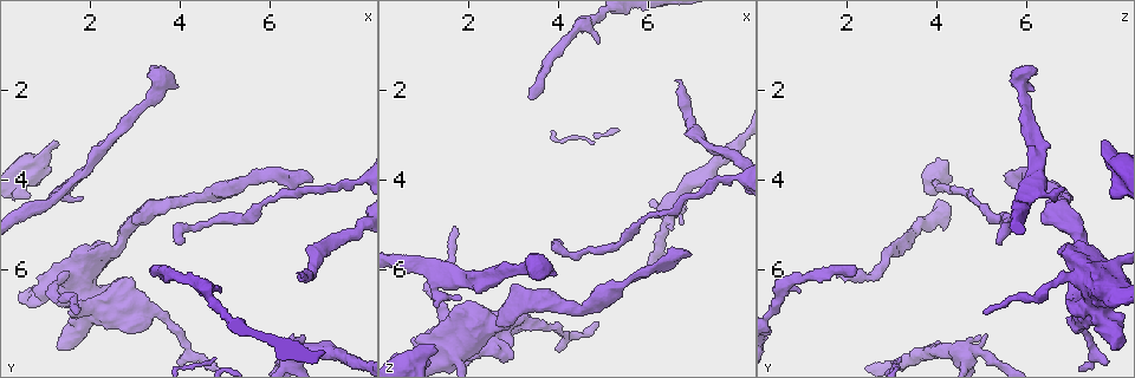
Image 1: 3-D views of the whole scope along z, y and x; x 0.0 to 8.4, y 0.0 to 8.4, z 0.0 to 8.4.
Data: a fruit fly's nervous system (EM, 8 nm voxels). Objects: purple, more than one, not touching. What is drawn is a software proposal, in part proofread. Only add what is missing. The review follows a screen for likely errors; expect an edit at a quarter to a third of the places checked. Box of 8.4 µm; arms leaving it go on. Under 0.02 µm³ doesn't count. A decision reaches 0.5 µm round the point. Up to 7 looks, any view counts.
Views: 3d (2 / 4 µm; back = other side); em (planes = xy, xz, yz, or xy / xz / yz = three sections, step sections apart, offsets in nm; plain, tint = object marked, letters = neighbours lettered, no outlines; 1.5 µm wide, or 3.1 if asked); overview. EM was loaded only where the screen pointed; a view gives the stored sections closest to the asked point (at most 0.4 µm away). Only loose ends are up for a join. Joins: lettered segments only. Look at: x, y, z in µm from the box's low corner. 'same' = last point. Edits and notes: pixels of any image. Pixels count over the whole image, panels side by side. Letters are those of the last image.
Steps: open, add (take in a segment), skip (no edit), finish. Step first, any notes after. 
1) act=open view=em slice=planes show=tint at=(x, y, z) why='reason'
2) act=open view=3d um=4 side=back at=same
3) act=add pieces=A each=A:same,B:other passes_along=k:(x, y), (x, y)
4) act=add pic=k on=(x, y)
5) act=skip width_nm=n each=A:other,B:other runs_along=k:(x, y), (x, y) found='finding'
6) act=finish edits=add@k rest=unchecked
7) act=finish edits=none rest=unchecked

act=open view=em slice=planes show=letters at=(3.45, 5.95, 2.25) why='branch stops here'

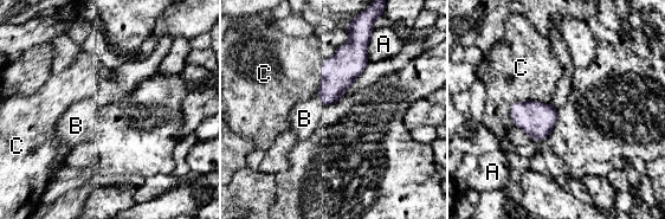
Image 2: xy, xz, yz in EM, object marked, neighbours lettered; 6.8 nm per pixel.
act=add pieces=B each=A:other,B:same,C:other found='the neuron continues'

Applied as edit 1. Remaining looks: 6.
act=open view=overview

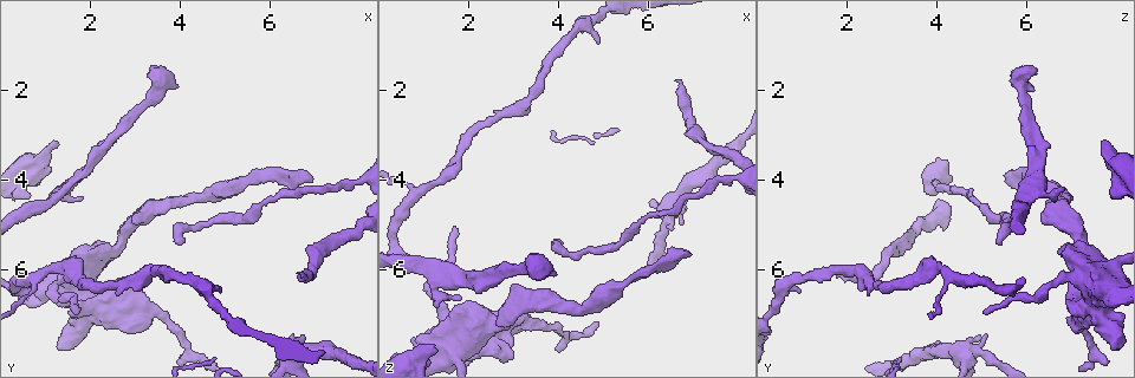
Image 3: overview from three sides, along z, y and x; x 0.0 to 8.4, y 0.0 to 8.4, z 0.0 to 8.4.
act=open view=em slice=xz step=8 show=letters at=(6.55, 6.05, 1.80) why='free end'

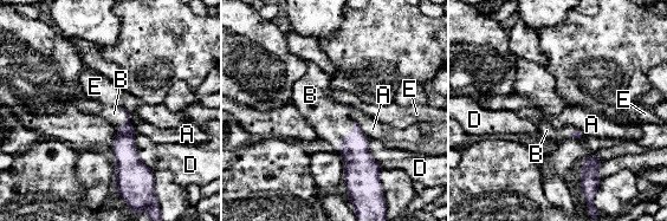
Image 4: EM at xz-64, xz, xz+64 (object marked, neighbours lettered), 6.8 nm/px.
act=open view=em slice=planes show=letters at=same

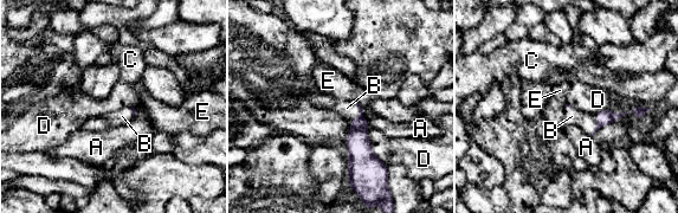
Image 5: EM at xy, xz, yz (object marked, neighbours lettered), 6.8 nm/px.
act=add pieces=B each=A:other,B:same,C:other,D:other,E:other passes_along=5:(357, 142), (360, 114), (347, 108) found='the neuron continues'

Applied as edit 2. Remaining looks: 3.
act=open view=em slice=xy step=8 show=tint at=(6.90, 4.00, 5.65) why='free end'

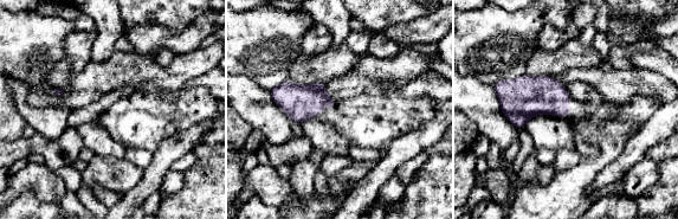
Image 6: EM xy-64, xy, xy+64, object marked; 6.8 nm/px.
act=open view=em slice=planes show=letters at=same why='another direction'

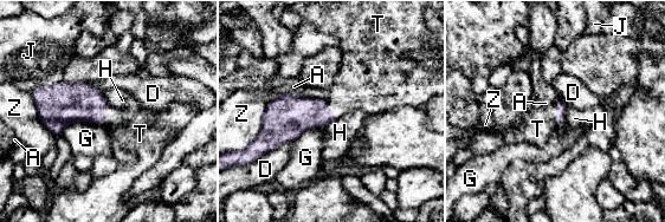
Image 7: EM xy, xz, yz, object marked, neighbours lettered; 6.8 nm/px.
act=add pieces=T each=A:other,D:other,G:other,H:other,J:other,T:same,Z:other found='the neuron continues'

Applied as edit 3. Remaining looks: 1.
act=finish edits=add@2,add@5,add@7 rest=unchecked

